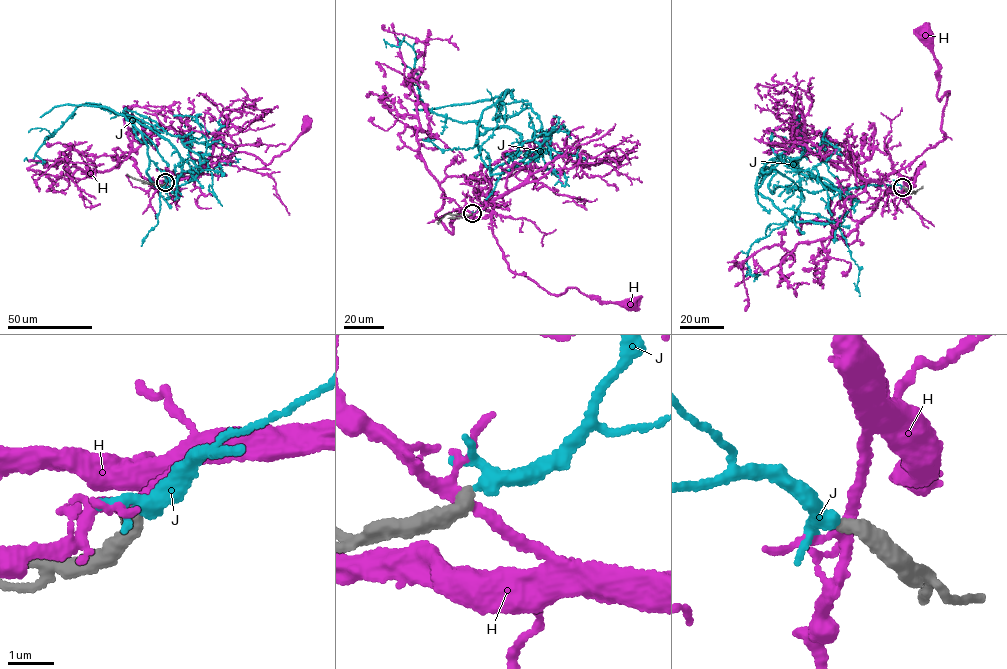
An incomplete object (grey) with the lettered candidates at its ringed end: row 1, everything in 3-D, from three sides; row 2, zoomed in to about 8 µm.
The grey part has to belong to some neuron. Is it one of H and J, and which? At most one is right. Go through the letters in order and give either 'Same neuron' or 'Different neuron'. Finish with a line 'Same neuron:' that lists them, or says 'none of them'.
H: Different neuron
J: Same neuron
Same neuron: J

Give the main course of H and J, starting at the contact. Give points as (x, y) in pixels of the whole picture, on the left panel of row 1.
H: (164, 183), (188, 172), (224, 175), (219, 160), (241, 152), (254, 154), (269, 164), (288, 149), (304, 124)
J: (164, 182), (181, 175), (175, 147), (95, 103), (77, 106), (45, 137), (36, 153), (43, 163), (27, 158)

